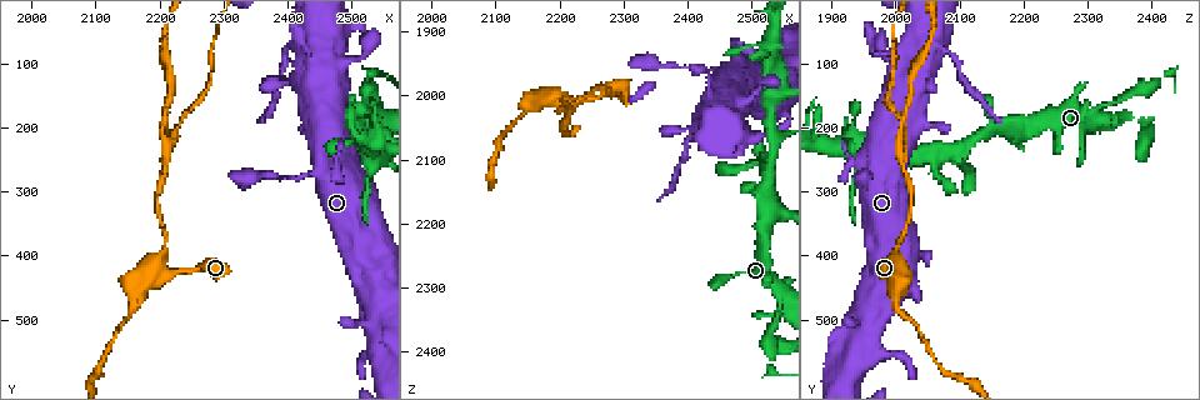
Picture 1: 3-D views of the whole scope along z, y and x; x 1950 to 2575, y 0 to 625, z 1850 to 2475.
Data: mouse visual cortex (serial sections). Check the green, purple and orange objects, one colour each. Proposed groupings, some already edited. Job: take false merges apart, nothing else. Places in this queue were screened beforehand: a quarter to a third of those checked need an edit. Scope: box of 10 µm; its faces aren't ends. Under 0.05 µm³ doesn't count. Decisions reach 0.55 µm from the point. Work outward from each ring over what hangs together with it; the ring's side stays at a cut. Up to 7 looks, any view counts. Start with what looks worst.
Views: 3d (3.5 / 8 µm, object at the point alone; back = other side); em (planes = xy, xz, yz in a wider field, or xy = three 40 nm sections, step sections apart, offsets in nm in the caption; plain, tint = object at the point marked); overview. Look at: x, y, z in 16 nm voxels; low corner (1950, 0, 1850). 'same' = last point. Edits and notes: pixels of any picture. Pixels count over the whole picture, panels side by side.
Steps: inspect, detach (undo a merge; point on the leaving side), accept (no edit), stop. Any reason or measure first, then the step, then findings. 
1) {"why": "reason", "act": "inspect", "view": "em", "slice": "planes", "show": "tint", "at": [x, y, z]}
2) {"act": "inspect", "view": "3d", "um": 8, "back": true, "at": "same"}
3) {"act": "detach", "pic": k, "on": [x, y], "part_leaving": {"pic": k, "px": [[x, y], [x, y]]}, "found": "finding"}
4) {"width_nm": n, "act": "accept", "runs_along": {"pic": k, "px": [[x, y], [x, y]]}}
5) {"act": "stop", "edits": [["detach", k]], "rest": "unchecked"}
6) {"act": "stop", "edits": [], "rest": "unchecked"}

{"why": "branch point", "act": "inspect", "view": "3d", "um": 3.5, "at": [2215, 225, 2010]}

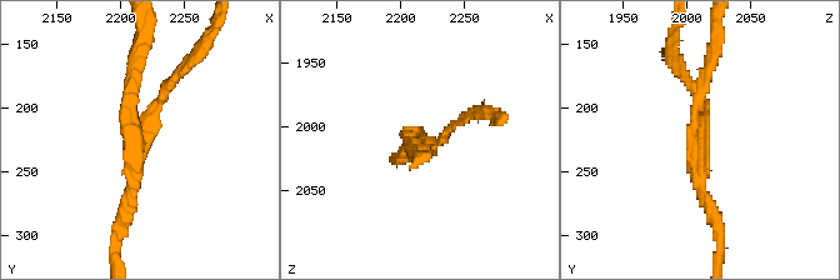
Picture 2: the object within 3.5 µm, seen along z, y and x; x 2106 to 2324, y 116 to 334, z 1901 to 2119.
{"arms": 3, "arm_widths_nm": [100, 150, 150], "act": "inspect", "view": "em", "slice": "xy", "step": 5, "show": "tint", "at": [2216, 228, 2008]}

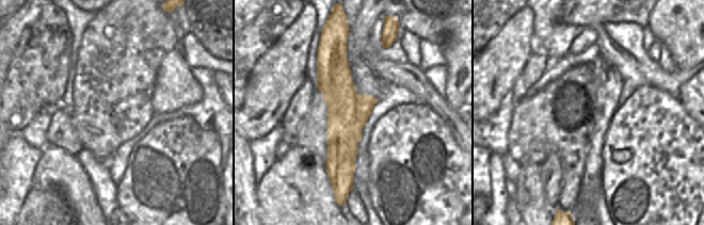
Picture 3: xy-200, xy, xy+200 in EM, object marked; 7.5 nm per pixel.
{"act": "detach", "pic": 2, "on": [169, 85], "part_leaving": {"pic": 2, "px": [[144, 138], [163, 91], [201, 45]]}, "found": "a second cell is stuck on"}

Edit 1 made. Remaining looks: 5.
{"act": "inspect", "view": "overview"}

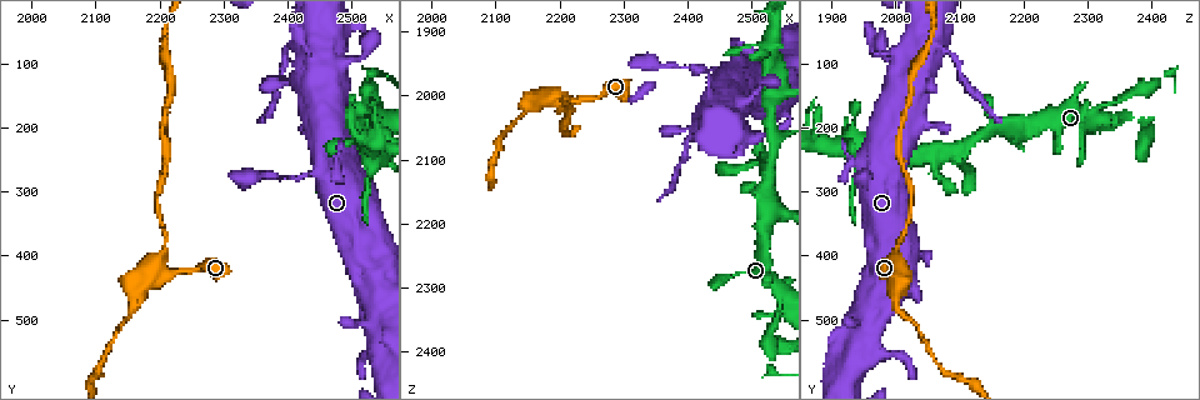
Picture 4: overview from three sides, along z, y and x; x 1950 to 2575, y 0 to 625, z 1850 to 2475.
{"why": "sudden change in width", "act": "inspect", "view": "3d", "um": 3.5, "back": true, "at": [2475, 250, 1950]}

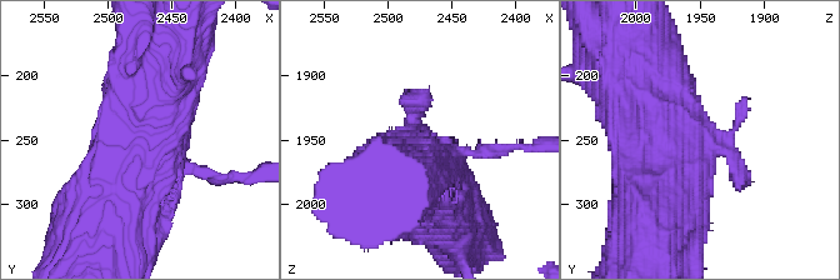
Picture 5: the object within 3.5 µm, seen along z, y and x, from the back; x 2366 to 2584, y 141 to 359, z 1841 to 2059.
{"why": "need the tissue", "act": "inspect", "view": "em", "slice": "xy", "step": 3, "show": "tint", "at": "same"}

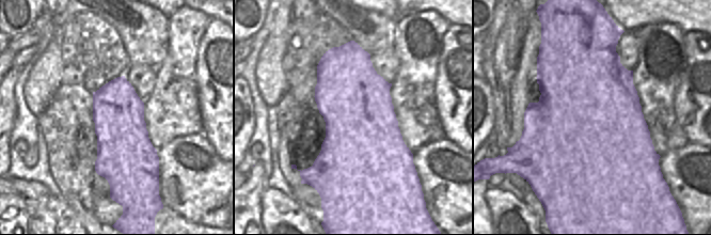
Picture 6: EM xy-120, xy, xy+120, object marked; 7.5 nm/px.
{"width_nm": 600, "act": "accept", "runs_along": {"pic": 5, "px": [[660, 194], [660, 151], [724, 140], [749, 98]]}, "found": "one cell here"}

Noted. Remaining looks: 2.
{"why": "abrupt turn", "act": "inspect", "view": "3d", "um": 3.5, "back": true, "at": [2525, 125, 2420]}

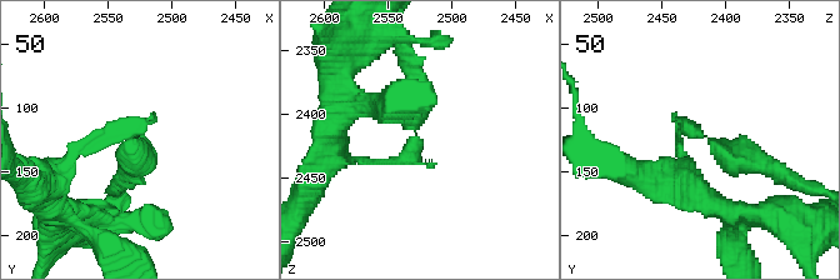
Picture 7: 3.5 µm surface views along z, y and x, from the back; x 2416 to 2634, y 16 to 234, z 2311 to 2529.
{"arm_widths_nm": [100, 300], "act": "inspect", "view": "em", "slice": "xy", "step": 3, "show": "tint", "at": [2526, 124, 2418]}

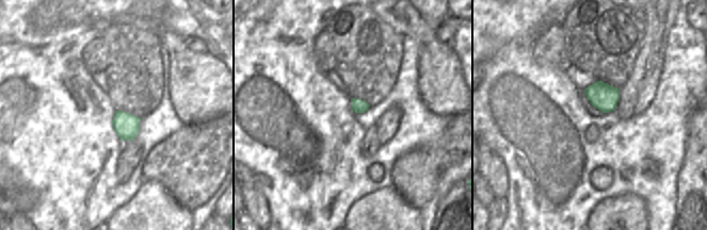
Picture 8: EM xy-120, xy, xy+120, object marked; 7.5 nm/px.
{"act": "accept", "runs_along": {"pic": 7, "px": [[409, 64], [416, 141], [398, 160], [359, 158]]}, "found": "all the same cell"}

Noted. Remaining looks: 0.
{"act": "stop", "edits": [["detach", 2]], "rest": "unchecked"}

